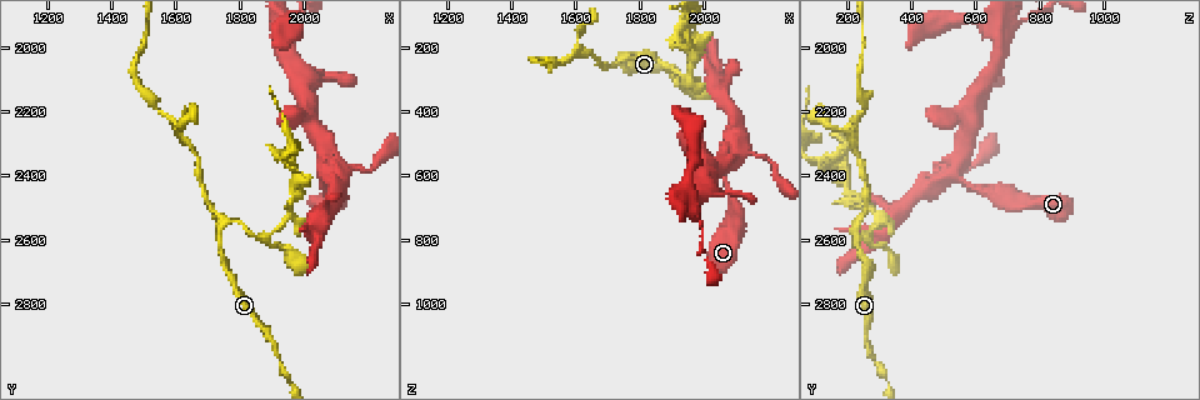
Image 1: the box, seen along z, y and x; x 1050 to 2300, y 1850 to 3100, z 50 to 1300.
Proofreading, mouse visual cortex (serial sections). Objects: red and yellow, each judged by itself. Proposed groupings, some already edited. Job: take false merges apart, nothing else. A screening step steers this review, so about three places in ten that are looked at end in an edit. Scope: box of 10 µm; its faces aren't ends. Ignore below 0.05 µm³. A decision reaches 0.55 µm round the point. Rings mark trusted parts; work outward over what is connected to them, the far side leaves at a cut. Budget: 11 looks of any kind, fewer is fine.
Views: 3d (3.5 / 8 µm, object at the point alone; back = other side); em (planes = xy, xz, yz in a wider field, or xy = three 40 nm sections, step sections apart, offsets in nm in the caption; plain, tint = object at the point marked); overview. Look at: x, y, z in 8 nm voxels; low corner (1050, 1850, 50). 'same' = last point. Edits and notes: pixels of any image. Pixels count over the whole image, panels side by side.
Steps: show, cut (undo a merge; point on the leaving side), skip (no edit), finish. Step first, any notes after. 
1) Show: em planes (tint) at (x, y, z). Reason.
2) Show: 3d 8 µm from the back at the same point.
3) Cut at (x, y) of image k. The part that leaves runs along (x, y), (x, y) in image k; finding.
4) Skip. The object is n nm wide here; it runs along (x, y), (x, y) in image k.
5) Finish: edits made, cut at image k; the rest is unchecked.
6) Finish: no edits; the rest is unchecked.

Show: 3d 8 µm at (2080, 2400, 530). Thick turns thin.

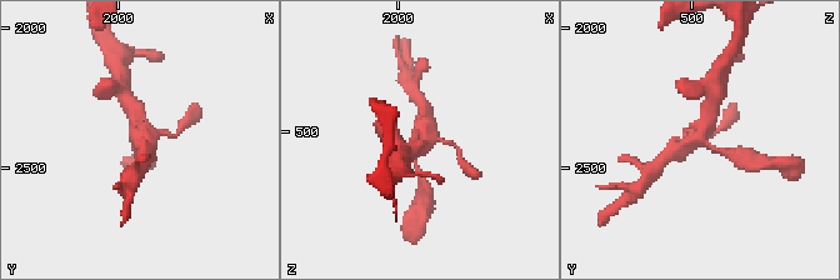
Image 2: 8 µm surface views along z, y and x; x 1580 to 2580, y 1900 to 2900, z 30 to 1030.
Show: em planes (tint) at the same point.

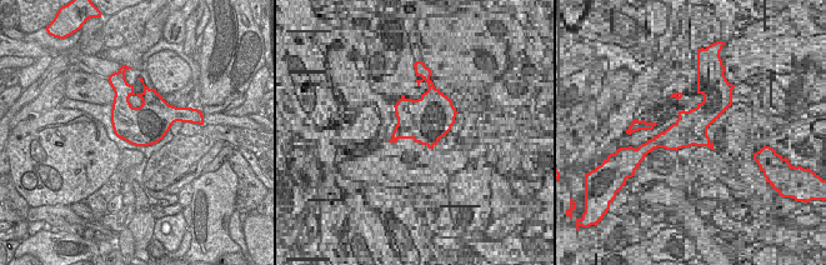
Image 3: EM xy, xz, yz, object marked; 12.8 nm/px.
Skip. All the same cell.

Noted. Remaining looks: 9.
Show: 3d 3.5 µm at (1950, 1930, 670). Four or more arms meet.

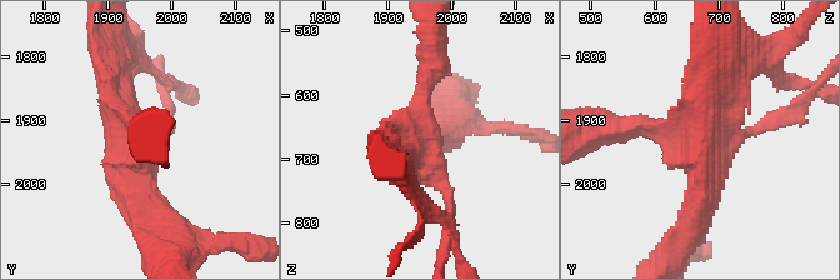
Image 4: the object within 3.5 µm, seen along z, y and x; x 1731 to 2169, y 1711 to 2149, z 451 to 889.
Cut at (760, 126) of image 4. The part that leaves runs along (414, 141), (433, 49) in image 4; a second cell is stuck on.

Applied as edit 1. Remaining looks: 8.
Show: 3d 3.5 µm at (1740, 2570, 230). Arms part here.

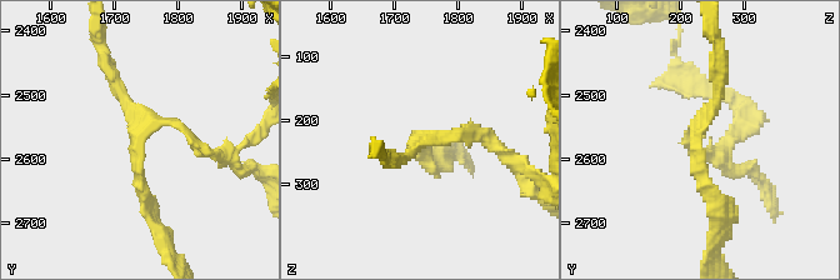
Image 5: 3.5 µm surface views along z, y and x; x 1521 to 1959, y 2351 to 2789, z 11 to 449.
Show: em xy step 5 (tint) at (1740, 2565, 225). Shape alone is not enough.

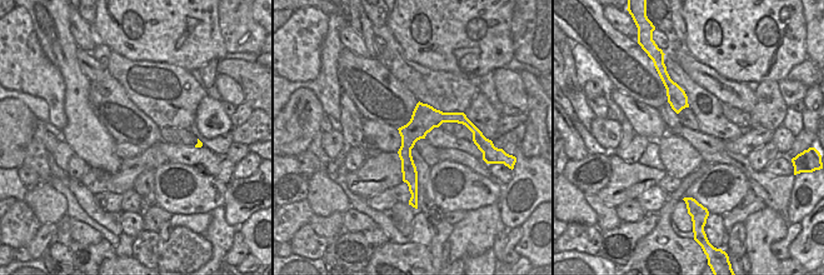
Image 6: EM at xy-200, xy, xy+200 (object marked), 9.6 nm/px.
Show: em planes (tint) at the same point. Cut it another way.

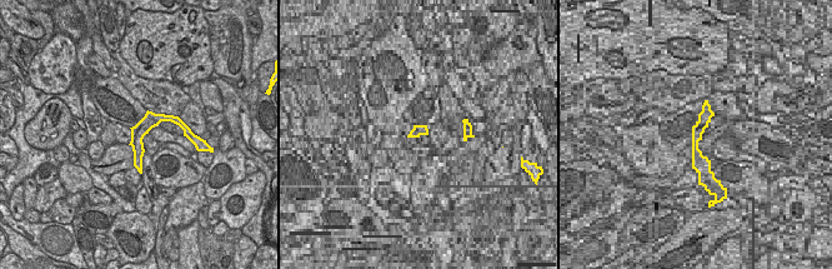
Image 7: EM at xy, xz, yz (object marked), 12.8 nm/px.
Skip. 3 arms meet here; it runs along (425, 158), (418, 135), (486, 138) in image 5; continuous, no second cell.

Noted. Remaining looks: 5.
Show: 3d 3.5 µm at (1620, 2270, 210). A fork.

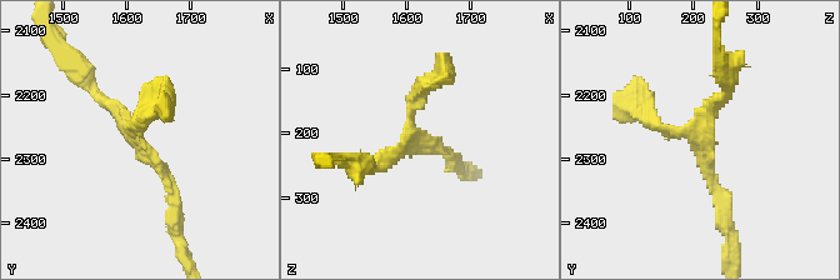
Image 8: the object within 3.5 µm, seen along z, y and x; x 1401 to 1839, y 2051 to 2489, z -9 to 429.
Show: em xy step 1 (tint) at (1615, 2270, 210). 3 arms meet here; the arms are 150, 150, 200 nm wide; need the tissue.

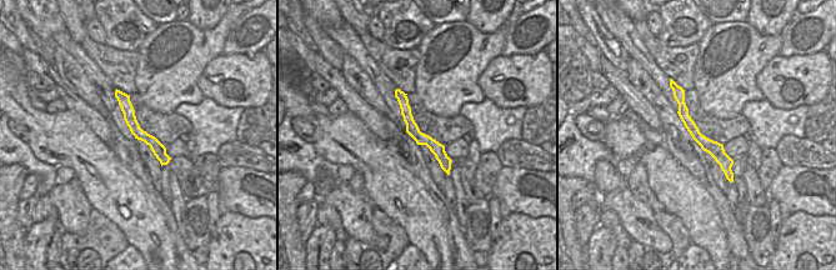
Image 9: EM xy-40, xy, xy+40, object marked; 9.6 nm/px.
Skip. It runs along (173, 210), (153, 156), (84, 84) in image 8; continuous, no second cell.

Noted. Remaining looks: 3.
Finish: edits made, cut at image 4; the rest is unchecked.

